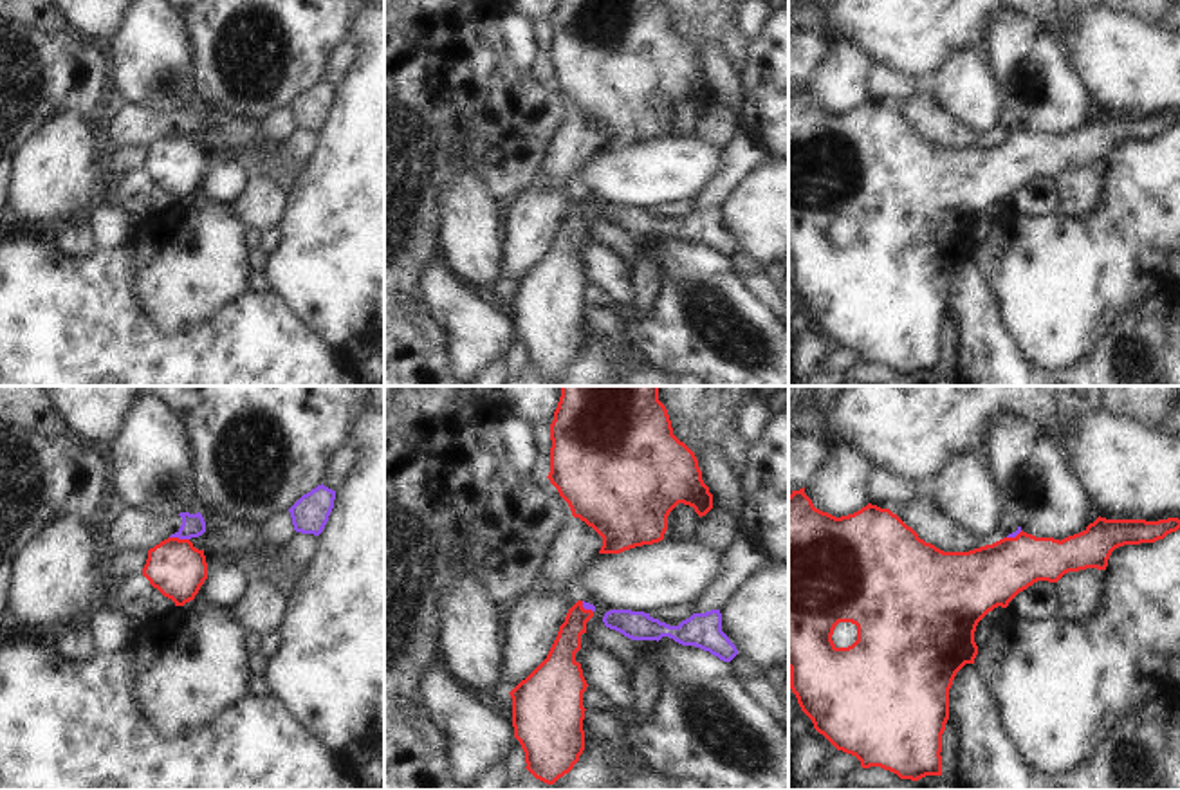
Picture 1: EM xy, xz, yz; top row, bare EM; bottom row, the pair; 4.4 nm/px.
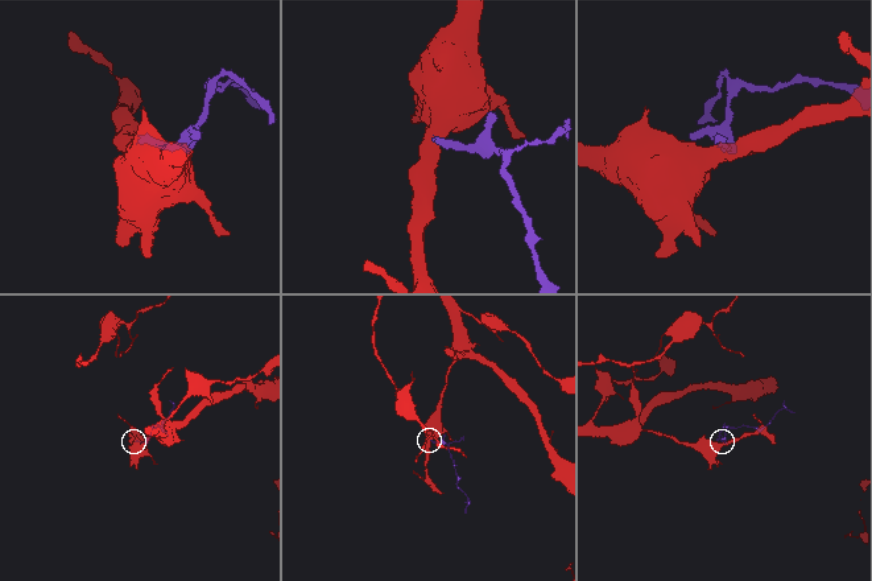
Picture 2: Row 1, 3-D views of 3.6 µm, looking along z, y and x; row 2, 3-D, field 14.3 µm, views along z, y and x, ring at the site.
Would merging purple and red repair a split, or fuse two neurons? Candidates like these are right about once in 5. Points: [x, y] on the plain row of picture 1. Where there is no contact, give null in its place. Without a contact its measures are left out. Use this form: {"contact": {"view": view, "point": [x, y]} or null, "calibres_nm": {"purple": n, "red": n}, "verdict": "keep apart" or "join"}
{"contact": {"view": "xy", "point": [179, 134]}, "calibres_nm": {"purple": 110, "red": 240}, "verdict": "keep apart"}

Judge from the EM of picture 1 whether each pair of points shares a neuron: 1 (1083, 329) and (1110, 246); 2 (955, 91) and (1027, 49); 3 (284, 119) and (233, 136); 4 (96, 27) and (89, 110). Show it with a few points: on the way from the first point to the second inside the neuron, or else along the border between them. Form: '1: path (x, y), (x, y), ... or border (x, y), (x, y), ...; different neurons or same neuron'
1: path (1083, 309), (1083, 280), (1097, 266); same neuron
2: border (986, 55), (1005, 109); different neurons
3: border (260, 123), (267, 136), (284, 141); different neurons
4: border (67, 26), (105, 47); different neurons

